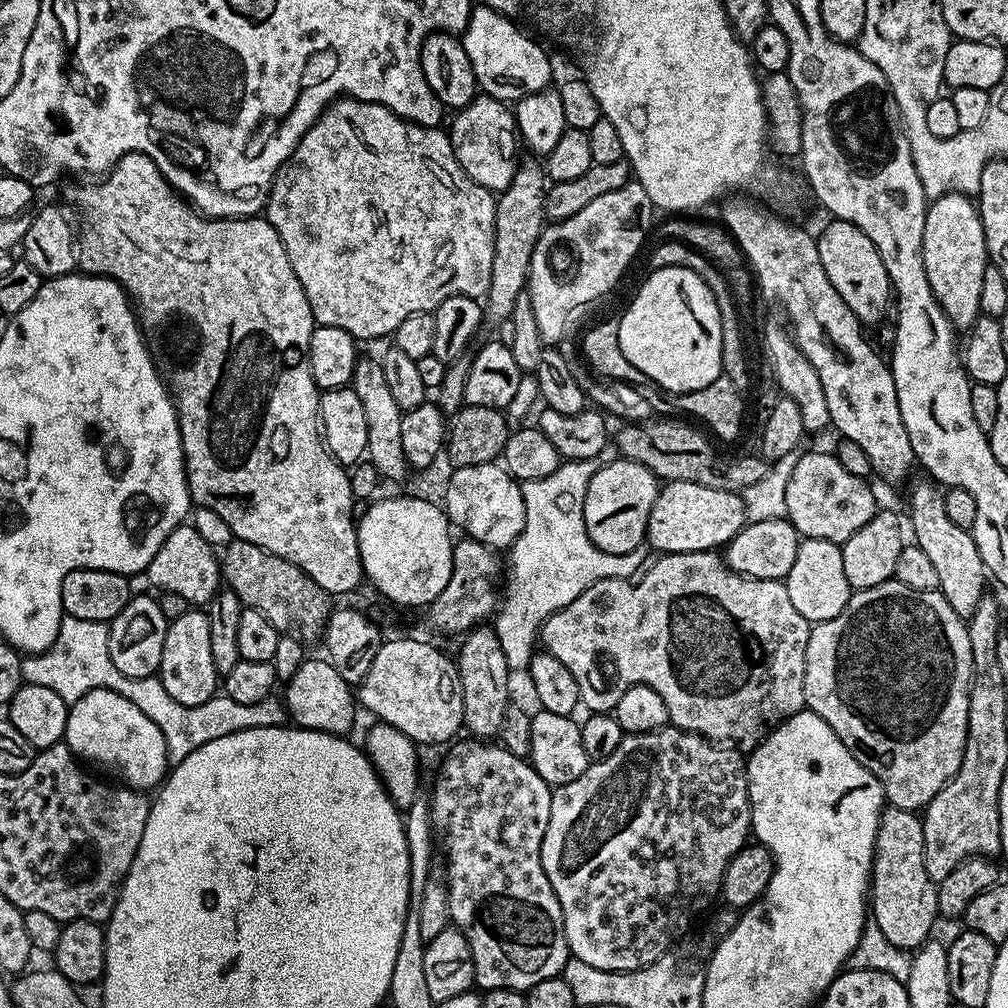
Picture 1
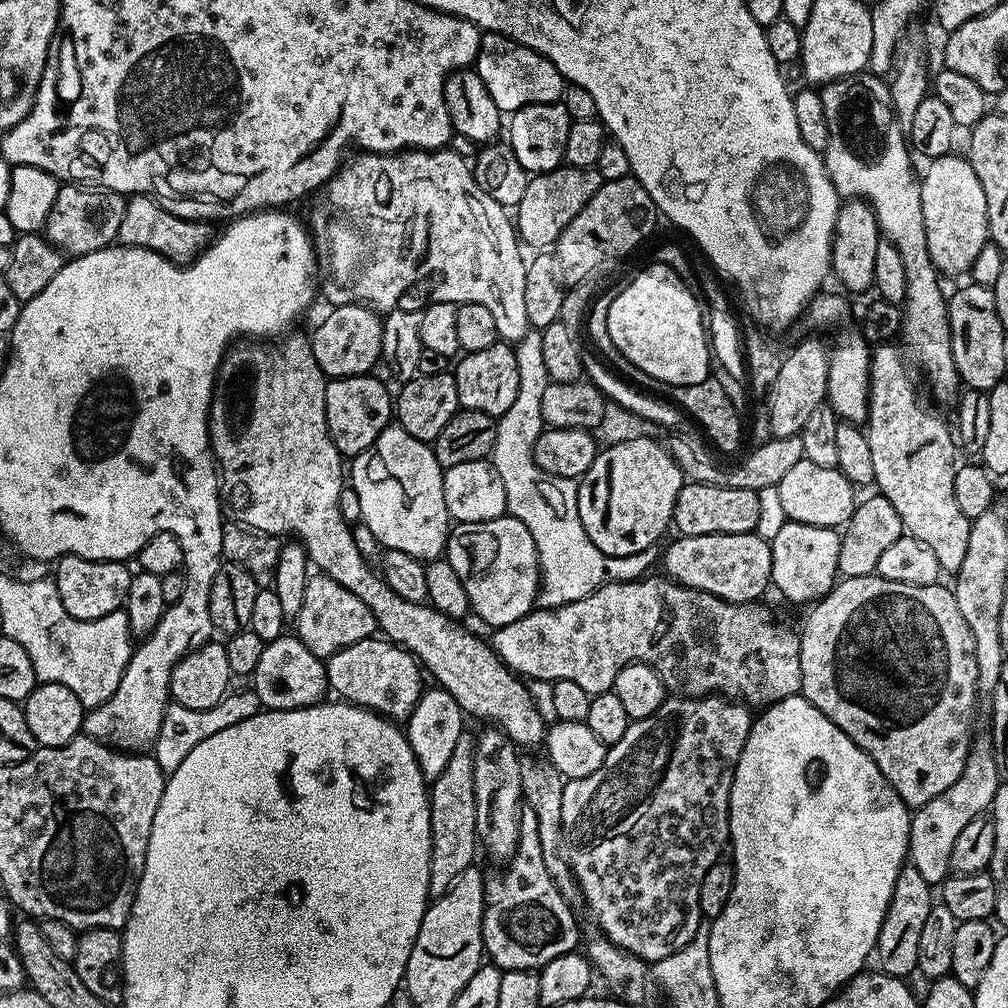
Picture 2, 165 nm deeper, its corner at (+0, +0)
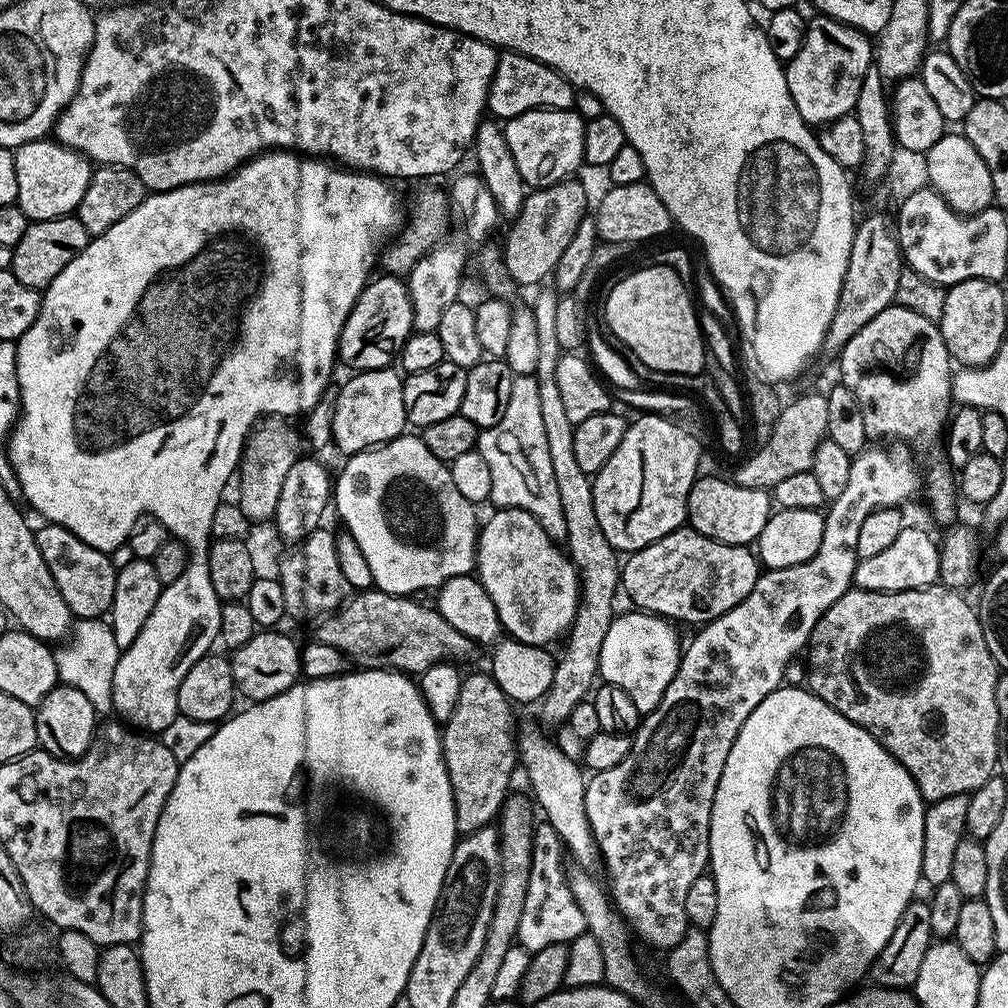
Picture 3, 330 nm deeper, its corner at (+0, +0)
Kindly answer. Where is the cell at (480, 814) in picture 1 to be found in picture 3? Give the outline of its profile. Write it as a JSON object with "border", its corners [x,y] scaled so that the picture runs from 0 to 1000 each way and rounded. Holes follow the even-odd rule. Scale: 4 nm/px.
{"border":[[[543,815],[533,816],[528,830],[528,858],[526,875],[522,879],[522,899],[518,899],[518,911],[512,924],[512,937],[526,945],[542,942],[542,938],[551,937],[564,938],[569,931],[580,928],[581,911],[577,911],[577,903],[573,903],[573,895],[569,895],[569,887],[565,887],[560,853],[560,841],[550,819]]]}

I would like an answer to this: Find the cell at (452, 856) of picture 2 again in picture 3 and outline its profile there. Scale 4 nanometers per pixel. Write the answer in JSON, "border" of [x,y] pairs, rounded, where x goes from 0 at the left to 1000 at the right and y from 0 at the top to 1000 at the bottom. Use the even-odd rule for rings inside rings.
{"border":[[[483,666],[468,667],[459,672],[454,685],[454,700],[450,708],[439,715],[437,739],[440,745],[442,764],[450,788],[450,808],[453,826],[463,827],[475,821],[485,820],[495,811],[496,801],[506,788],[504,777],[508,774],[508,765],[514,762],[514,734],[508,730],[508,703],[510,698],[502,688],[495,683]]]}

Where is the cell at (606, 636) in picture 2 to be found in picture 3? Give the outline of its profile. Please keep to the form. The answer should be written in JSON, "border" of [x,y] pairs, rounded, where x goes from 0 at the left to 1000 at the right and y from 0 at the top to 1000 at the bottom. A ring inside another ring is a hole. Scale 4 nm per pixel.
{"border":[[[376,585],[354,586],[333,606],[324,608],[318,614],[321,616],[313,623],[313,634],[323,637],[323,641],[331,641],[331,645],[341,648],[350,660],[358,664],[383,663],[391,667],[416,669],[432,659],[462,654],[470,644],[468,634],[446,621],[432,602],[424,603],[413,595],[416,594],[388,591]]]}

